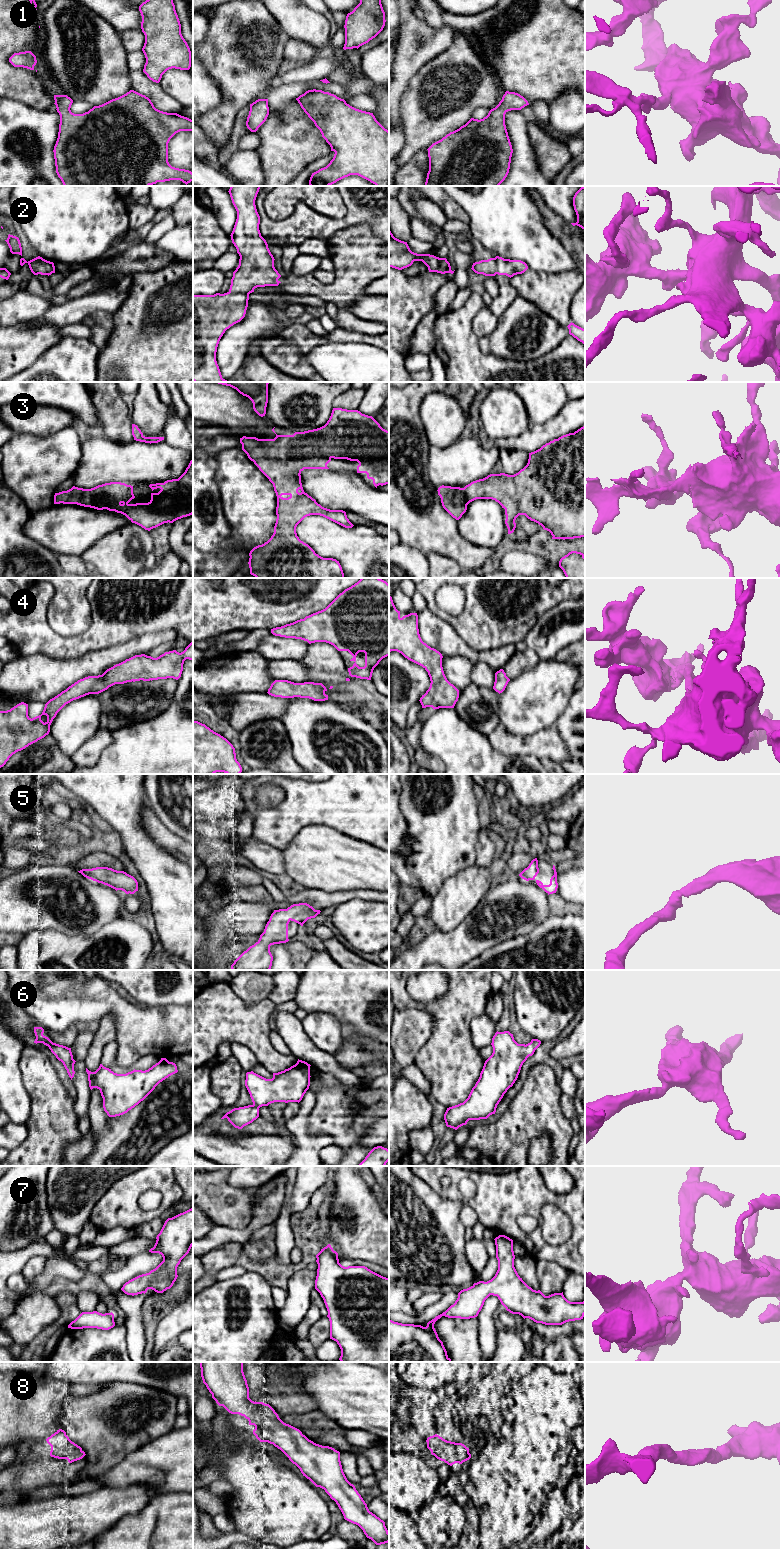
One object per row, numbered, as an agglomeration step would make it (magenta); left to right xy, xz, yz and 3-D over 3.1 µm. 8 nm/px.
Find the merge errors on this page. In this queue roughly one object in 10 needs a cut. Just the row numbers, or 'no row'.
no row

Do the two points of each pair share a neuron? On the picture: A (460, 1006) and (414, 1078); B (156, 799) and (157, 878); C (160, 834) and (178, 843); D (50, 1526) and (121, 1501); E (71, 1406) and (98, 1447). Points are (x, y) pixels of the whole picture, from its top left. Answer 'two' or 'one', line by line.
A: two
B: two
C: one
D: one
E: one

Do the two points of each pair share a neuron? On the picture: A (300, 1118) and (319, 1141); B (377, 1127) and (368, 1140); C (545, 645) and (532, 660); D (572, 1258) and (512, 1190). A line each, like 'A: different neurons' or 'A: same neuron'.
A: same neuron
B: same neuron
C: different neurons
D: same neuron

